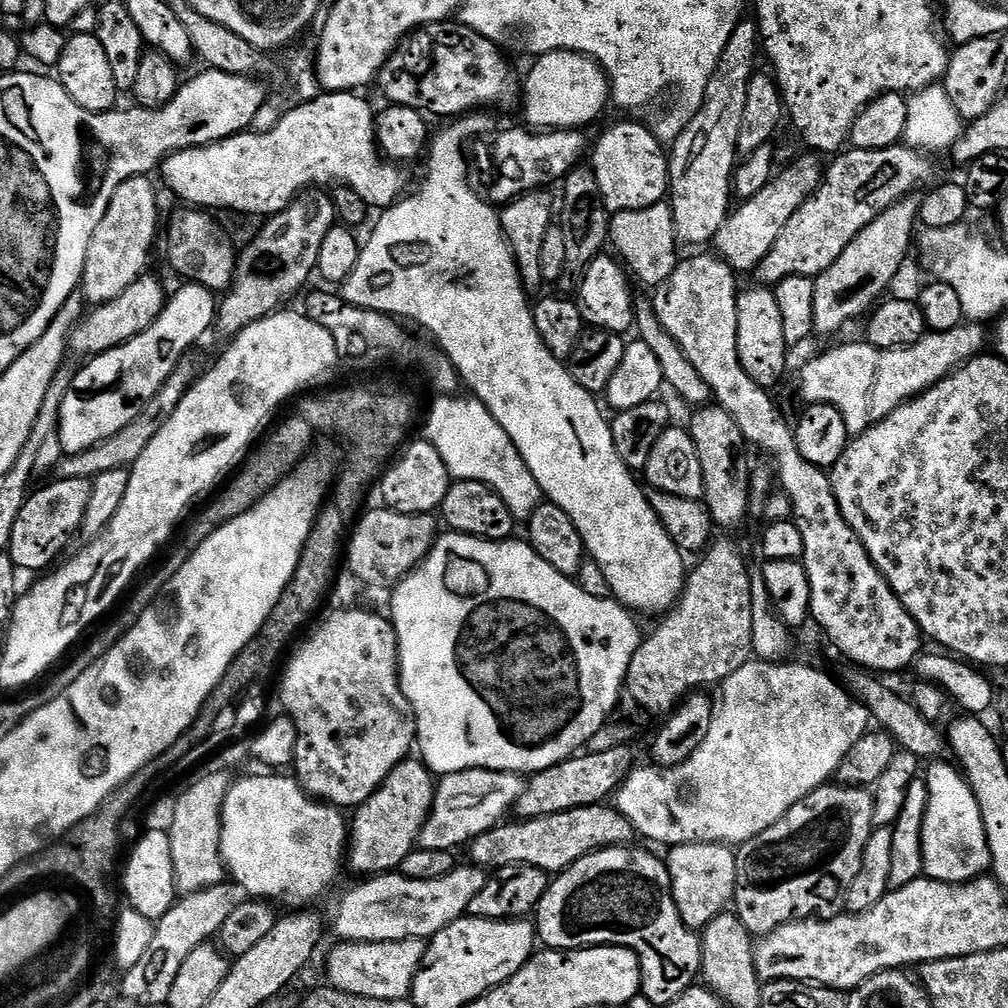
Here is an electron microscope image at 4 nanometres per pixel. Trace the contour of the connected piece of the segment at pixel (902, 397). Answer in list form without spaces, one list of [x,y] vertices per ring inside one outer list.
[[[965,322],[954,330],[945,332],[928,332],[918,342],[905,348],[876,348],[873,344],[844,344],[841,348],[832,348],[812,360],[800,372],[800,396],[805,405],[829,404],[842,414],[842,422],[846,422],[849,437],[861,436],[868,428],[885,420],[898,406],[902,406],[915,396],[921,396],[927,388],[932,388],[939,380],[944,380],[955,372],[961,364],[967,364],[974,356],[985,351],[984,332],[979,323]]]

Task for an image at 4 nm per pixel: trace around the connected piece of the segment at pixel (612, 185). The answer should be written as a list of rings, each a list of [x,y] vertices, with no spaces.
[[[616,124],[601,134],[594,148],[595,144],[590,152],[590,167],[609,213],[646,210],[646,206],[654,206],[667,197],[668,152],[651,127]]]

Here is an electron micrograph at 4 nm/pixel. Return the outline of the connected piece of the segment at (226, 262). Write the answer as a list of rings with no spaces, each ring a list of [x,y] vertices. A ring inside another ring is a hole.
[[[182,208],[176,213],[168,228],[166,256],[171,268],[185,281],[201,283],[213,292],[224,292],[232,285],[238,254],[211,216],[211,213],[197,208]]]

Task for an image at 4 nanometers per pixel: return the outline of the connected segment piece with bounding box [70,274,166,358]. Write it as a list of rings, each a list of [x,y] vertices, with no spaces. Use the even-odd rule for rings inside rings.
[[[151,274],[140,276],[118,298],[114,298],[109,304],[97,304],[81,319],[80,323],[72,332],[70,348],[83,358],[101,356],[104,352],[109,352],[111,348],[122,346],[130,342],[142,330],[146,330],[158,318],[158,314],[166,303],[166,291],[155,280]],[[92,312],[92,313],[91,313]]]

